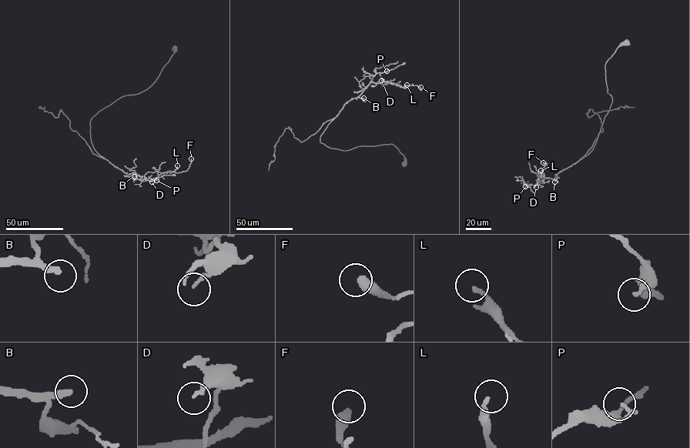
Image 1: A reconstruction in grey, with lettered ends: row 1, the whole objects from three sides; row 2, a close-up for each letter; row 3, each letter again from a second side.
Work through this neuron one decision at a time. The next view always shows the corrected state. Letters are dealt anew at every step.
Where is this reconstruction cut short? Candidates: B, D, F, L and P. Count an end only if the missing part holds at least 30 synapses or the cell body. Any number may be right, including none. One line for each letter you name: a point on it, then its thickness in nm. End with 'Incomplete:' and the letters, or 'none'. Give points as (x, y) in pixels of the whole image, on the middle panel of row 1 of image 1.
B: Place: (363, 98). Thickness 280 nm
Incomplete: B

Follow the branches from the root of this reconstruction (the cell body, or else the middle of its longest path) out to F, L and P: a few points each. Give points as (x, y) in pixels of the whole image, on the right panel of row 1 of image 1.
F: (627, 41), (605, 65), (612, 101), (593, 149), (553, 178), (544, 178), (538, 184), (546, 164), (543, 162)
L: (627, 41), (605, 65), (612, 101), (593, 149), (553, 178), (544, 178), (538, 184), (544, 175), (540, 170)
P: (627, 41), (621, 44), (605, 65), (607, 92), (612, 101), (593, 149), (553, 178), (544, 178), (525, 186)

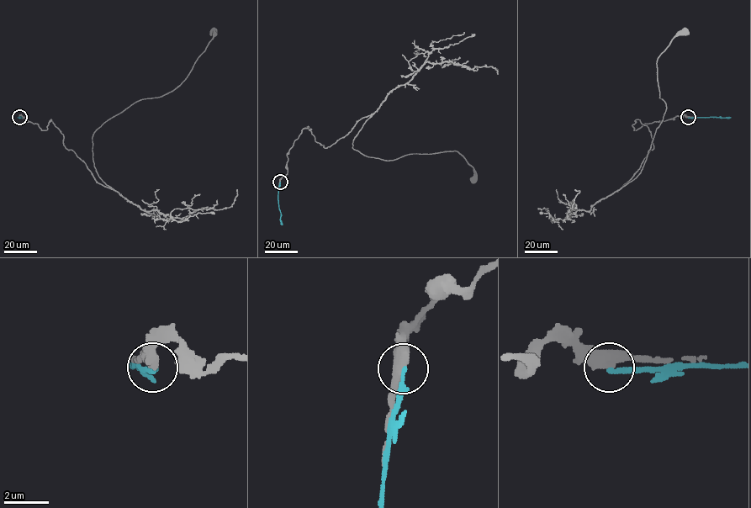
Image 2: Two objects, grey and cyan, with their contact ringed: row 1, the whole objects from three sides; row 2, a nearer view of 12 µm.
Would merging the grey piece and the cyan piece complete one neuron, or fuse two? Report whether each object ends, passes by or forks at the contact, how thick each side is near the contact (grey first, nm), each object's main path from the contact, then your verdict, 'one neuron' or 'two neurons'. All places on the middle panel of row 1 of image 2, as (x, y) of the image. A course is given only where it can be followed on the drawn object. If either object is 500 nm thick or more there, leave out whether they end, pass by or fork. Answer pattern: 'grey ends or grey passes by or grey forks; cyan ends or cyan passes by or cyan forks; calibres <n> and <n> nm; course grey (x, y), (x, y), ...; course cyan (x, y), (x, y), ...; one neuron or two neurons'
calibres 500 and 180 nm; course grey (280, 182), (303, 129), (326, 148), (370, 115), (354, 149), (386, 161), (455, 150), (473, 180); course cyan (280, 182), (277, 202), (282, 224); two neurons

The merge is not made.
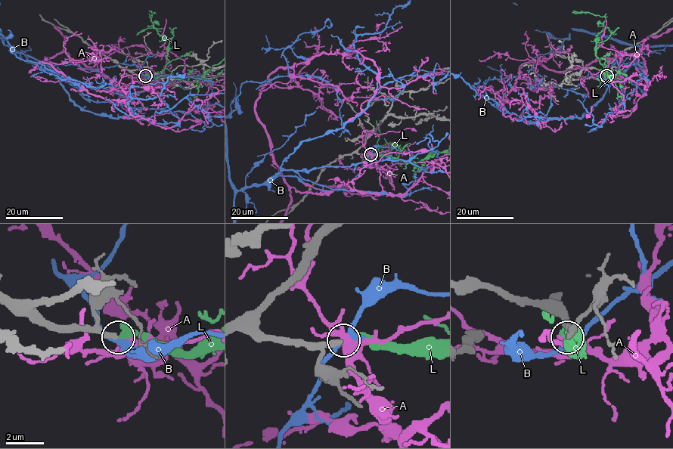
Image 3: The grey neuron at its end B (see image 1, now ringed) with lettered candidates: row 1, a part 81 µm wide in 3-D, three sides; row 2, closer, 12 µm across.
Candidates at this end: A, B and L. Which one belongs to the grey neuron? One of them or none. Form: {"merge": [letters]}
{"merge": ["L"]}

